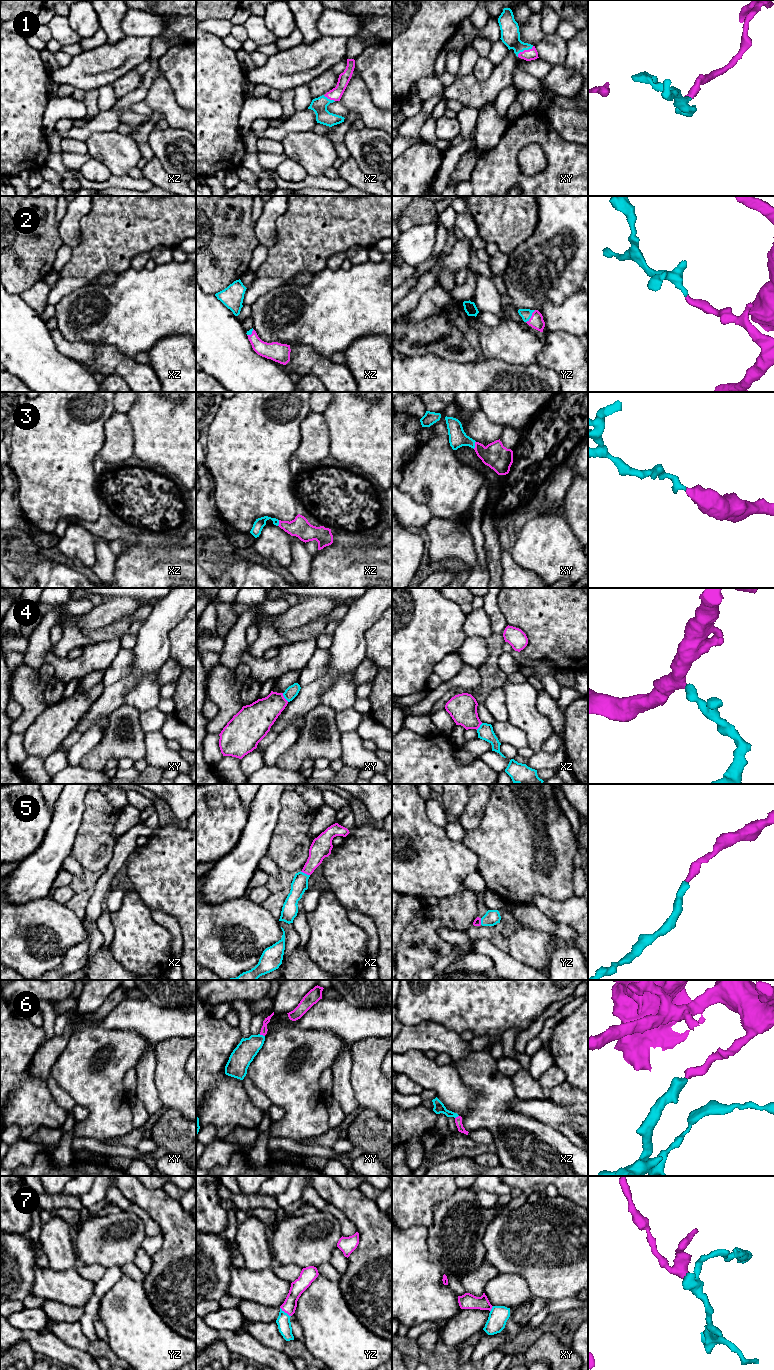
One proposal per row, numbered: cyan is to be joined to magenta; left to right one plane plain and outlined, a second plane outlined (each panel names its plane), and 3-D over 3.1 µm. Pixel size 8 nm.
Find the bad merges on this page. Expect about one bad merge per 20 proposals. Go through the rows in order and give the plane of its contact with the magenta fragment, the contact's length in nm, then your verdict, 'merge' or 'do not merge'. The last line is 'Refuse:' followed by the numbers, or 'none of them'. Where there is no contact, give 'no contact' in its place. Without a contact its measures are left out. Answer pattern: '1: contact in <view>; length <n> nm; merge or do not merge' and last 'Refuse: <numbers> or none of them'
1: contact in xy; length 160 nm; merge
2: contact in yz; length 130 nm; merge
3: contact in xy; length 70 nm; merge
4: contact in xy; length 90 nm; merge
5: contact in xz; length 90 nm; merge
6: contact in xy; length 50 nm; merge
7: contact in yz; length 120 nm; merge
Refuse: none of them

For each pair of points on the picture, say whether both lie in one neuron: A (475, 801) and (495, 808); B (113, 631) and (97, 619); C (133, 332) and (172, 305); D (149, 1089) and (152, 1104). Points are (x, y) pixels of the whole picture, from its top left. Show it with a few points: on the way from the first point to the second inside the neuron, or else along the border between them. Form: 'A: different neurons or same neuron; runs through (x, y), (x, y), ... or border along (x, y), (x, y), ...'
A: different neurons; border along (491, 794), (482, 820), (477, 827)
B: different neurons; border along (124, 619), (96, 629), (83, 631)
C: same neuron; runs through (143, 322), (162, 305)
D: same neuron; runs through (149, 1093), (151, 1100)

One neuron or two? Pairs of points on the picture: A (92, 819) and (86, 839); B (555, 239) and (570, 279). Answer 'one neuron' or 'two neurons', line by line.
A: one neuron
B: one neuron

